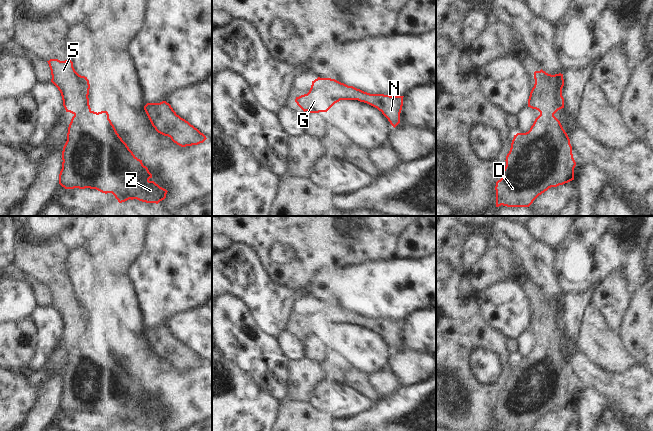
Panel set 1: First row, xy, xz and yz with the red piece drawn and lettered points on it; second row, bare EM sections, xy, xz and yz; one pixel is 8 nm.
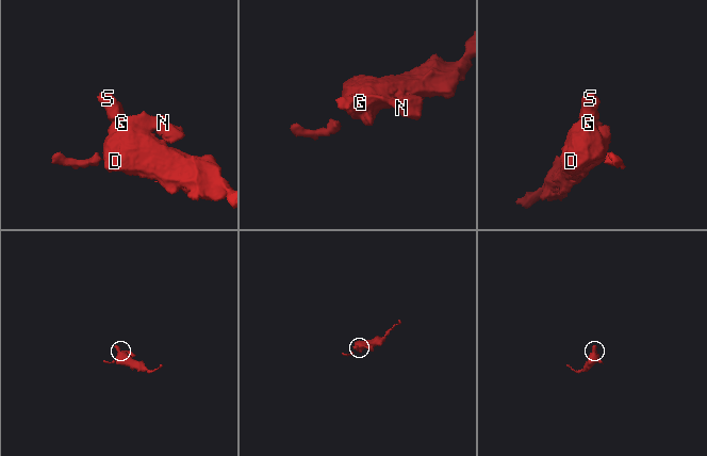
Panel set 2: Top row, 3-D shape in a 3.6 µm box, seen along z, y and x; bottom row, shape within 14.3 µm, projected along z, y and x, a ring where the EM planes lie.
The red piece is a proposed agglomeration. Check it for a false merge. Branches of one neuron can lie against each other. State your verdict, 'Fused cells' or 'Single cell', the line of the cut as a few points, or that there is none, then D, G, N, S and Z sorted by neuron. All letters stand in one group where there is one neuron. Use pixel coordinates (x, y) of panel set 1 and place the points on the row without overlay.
Single cell. No split. Groups: D G N S Z

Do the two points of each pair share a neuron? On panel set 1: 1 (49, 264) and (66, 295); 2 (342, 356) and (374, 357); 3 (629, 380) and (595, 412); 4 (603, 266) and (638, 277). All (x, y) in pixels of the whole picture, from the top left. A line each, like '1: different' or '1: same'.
1: same
2: same
3: different
4: same

